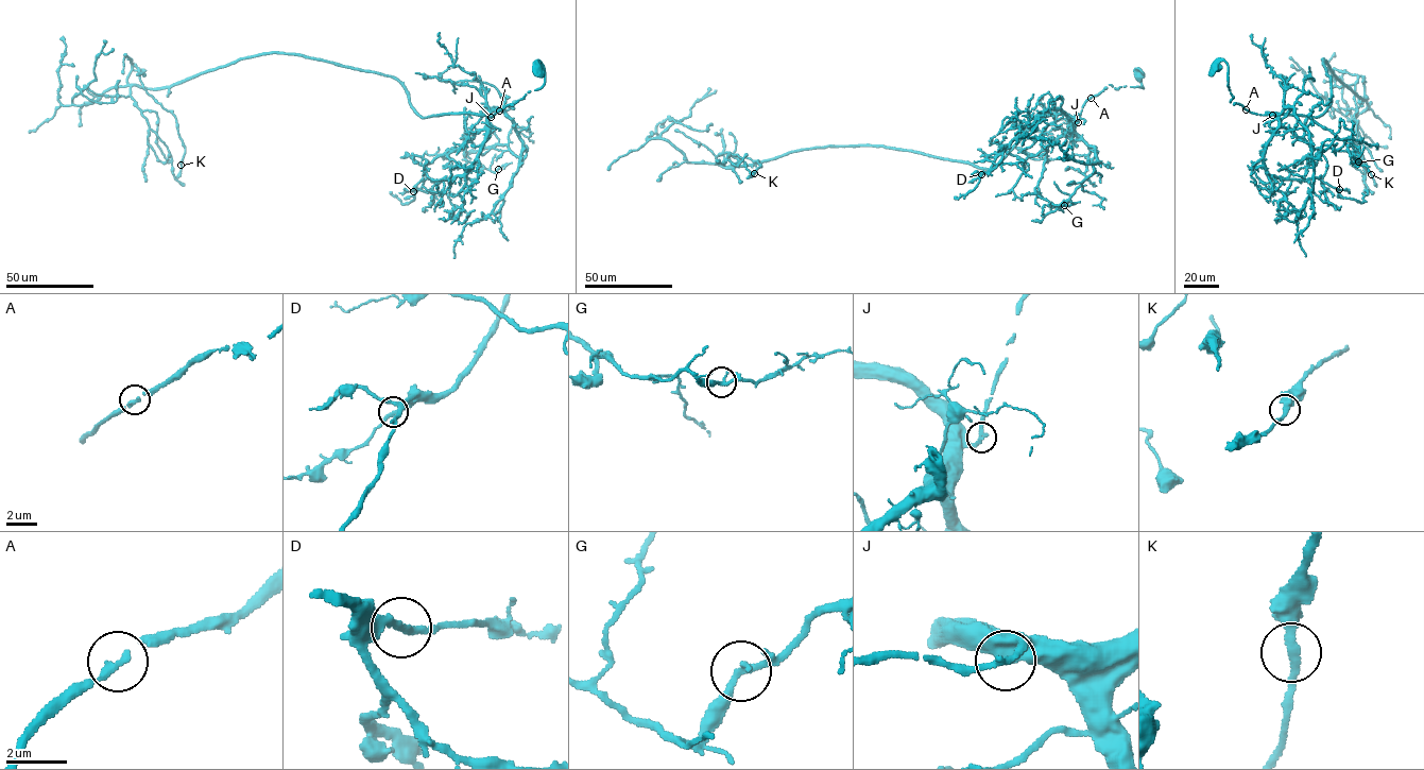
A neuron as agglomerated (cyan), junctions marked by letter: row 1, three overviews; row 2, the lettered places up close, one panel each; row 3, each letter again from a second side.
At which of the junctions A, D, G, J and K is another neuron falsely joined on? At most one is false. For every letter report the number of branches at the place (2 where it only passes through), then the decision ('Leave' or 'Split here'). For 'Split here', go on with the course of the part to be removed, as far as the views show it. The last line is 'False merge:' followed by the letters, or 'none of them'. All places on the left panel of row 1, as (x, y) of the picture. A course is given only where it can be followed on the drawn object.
A: Branches: 2. Leave
D: Branches: 2. Leave
G: Branches: 2. Leave
J: Branches: 2. Leave
K: Branches: 2. Leave
False merge: none of them

